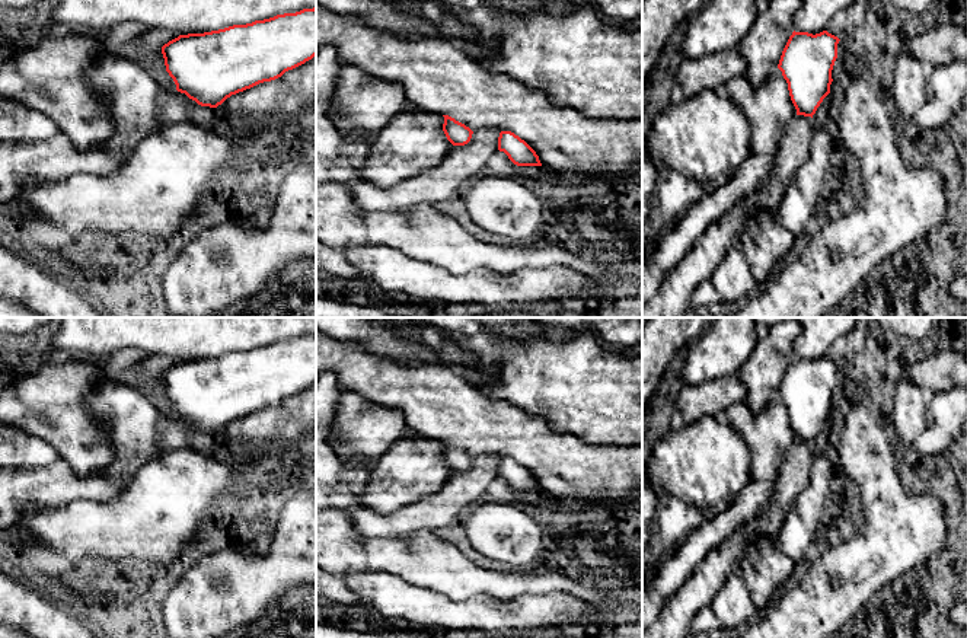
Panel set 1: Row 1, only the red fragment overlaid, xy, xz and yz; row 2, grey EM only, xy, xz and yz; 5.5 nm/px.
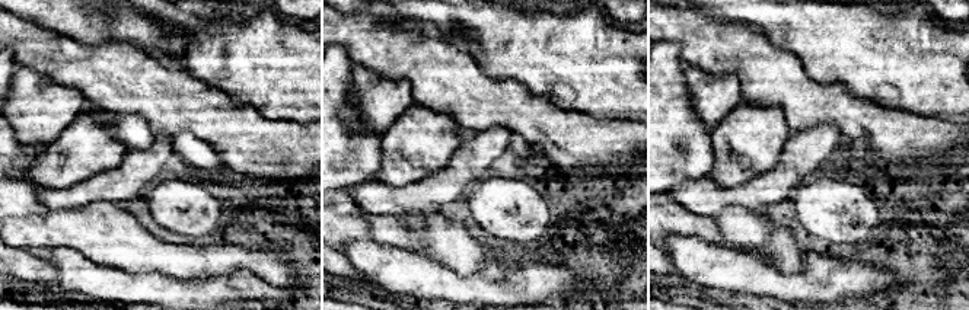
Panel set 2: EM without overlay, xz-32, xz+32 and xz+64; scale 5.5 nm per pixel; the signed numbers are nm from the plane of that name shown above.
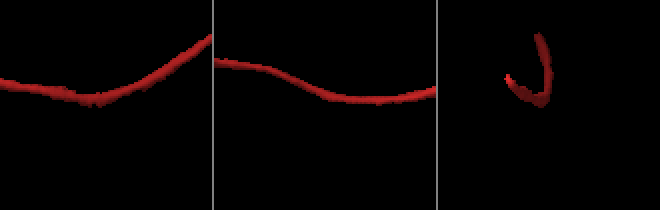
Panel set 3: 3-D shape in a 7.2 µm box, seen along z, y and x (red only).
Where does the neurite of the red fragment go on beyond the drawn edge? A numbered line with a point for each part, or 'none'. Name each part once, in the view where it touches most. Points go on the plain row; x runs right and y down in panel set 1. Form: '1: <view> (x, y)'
none

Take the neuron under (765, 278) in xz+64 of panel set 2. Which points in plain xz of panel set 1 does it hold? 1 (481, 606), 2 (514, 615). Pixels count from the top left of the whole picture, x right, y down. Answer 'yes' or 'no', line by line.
1: yes
2: yes

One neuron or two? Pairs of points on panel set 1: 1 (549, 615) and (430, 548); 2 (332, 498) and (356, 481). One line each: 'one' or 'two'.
1: two
2: one

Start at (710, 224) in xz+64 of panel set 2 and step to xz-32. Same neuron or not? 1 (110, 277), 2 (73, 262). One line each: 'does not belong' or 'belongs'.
1: does not belong
2: does not belong

